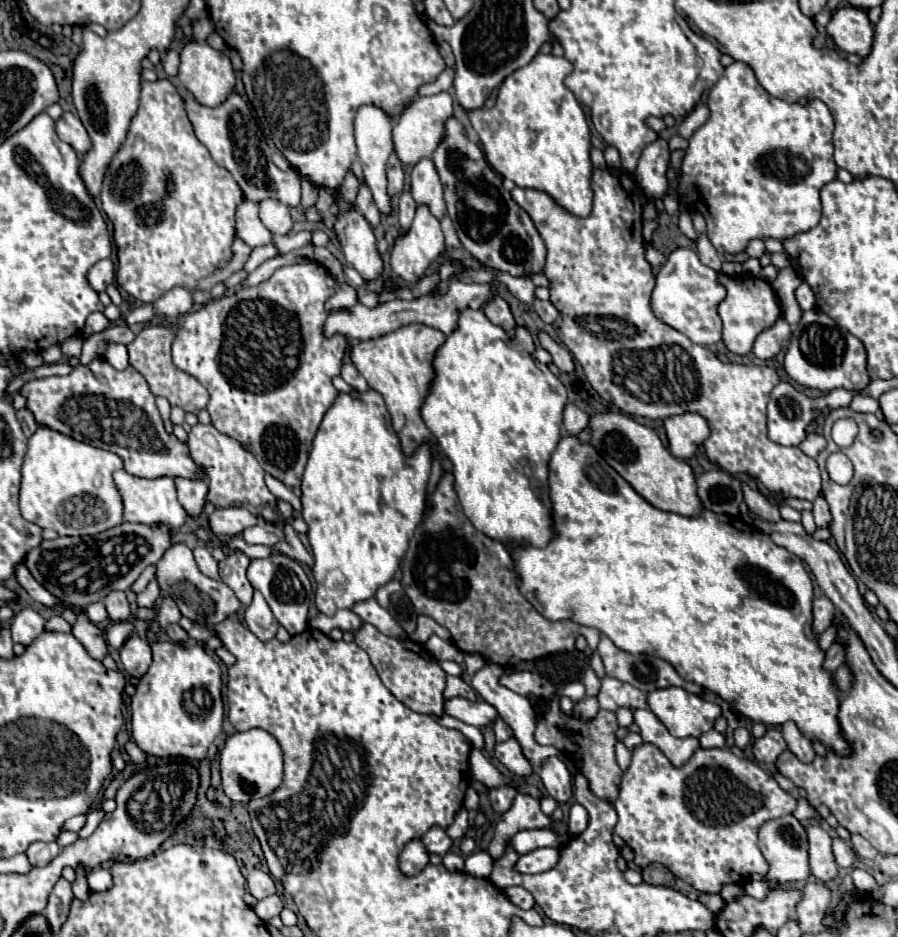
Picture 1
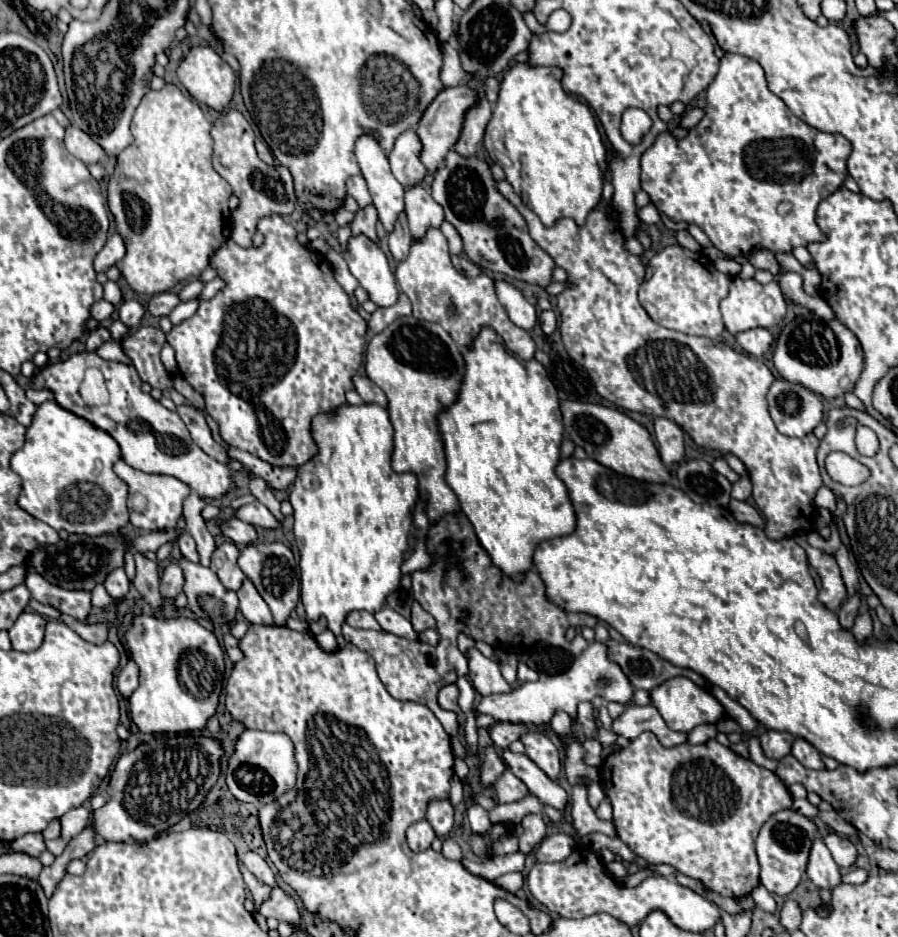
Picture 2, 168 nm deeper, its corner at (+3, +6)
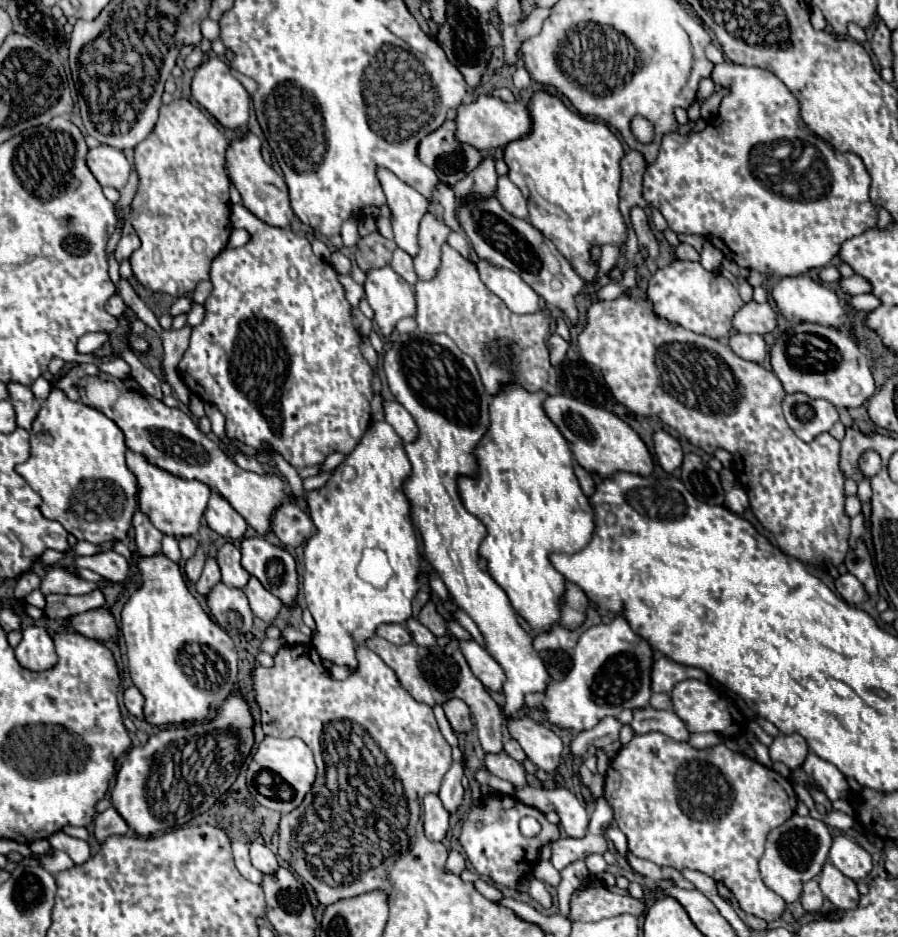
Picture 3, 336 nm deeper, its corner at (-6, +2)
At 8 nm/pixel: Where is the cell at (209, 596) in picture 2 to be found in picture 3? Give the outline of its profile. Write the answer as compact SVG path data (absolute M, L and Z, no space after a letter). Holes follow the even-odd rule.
M218 583L208 595L208 605L222 629L236 633L248 633L252 629L254 615L242 589L232 589Z

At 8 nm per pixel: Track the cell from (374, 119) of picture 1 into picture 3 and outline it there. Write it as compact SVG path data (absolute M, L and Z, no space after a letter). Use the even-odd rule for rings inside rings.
M378 169L378 179L386 193L388 205L392 209L392 229L396 245L410 257L418 255L418 225L422 215L428 211L428 201L414 191L410 185L402 183L394 173Z

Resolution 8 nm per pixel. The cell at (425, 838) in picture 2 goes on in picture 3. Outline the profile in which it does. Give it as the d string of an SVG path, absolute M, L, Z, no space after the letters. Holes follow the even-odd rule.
M430 793L422 799L422 811L424 811L424 831L430 841L442 841L448 831L448 811L442 807L442 801L438 795Z

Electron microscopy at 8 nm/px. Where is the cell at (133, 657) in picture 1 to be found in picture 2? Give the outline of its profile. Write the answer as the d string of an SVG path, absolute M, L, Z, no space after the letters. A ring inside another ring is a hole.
M129 659L127 667L123 667L117 677L117 687L123 697L129 697L137 689L137 685L139 685L137 679L139 679L139 667L137 667L137 663L133 663L133 659Z

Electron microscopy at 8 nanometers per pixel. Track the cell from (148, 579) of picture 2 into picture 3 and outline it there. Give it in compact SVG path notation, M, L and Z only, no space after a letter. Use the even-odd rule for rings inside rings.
M138 505L134 511L134 519L132 519L132 527L136 531L136 551L142 555L152 555L160 551L160 541L162 541L162 533L150 523L148 515L144 515Z

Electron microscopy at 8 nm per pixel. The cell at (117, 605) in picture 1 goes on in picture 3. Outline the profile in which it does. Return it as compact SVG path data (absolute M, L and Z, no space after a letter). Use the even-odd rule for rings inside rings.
M104 551L92 557L74 557L74 563L114 583L124 583L128 579L128 559L114 551Z

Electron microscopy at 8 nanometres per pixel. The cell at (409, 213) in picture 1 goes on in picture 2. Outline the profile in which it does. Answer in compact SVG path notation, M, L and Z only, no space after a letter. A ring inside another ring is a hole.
M401 213L401 219L397 219L395 229L389 233L389 251L393 253L395 261L403 261L407 257L409 245L411 245L411 235L407 225L407 215Z

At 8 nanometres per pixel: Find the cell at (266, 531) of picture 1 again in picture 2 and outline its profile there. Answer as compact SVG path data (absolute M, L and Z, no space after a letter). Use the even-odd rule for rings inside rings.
M229 519L227 523L219 523L223 535L227 535L229 539L235 541L235 545L243 547L243 545L249 545L249 543L255 543L257 541L257 531L253 525L249 523L243 523L239 519Z

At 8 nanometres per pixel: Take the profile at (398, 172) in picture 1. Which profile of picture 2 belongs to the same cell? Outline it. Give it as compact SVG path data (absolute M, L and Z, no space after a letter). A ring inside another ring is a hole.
M405 131L395 139L393 149L389 151L389 165L393 171L393 177L403 187L413 187L423 179L425 167L419 161L421 143L413 131Z

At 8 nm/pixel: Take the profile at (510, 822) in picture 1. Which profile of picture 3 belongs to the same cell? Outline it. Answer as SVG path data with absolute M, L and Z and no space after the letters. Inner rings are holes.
M504 751L494 753L494 755L486 753L486 755L484 755L484 767L486 767L490 773L498 775L500 779L506 779L506 781L514 783L514 787L524 787L524 785L526 785L524 767L522 767L518 761L510 759L510 755L506 755Z

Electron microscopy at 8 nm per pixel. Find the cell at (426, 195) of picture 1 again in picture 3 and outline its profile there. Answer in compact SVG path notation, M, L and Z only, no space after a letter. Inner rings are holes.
M426 213L420 221L420 253L414 257L414 271L418 279L434 279L440 263L440 247L446 241L450 227L444 221L438 221L432 213Z

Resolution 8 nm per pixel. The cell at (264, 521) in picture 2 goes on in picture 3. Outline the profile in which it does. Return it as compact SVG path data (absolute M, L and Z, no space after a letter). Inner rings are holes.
M284 503L272 519L272 529L276 537L290 547L298 547L314 535L314 521L298 503Z

